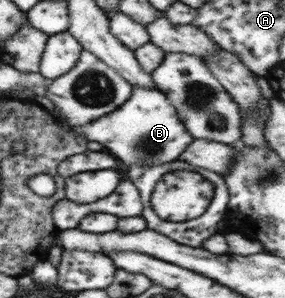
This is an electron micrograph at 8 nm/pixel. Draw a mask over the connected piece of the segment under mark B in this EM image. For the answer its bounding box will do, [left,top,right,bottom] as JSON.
[32,86,193,165]

